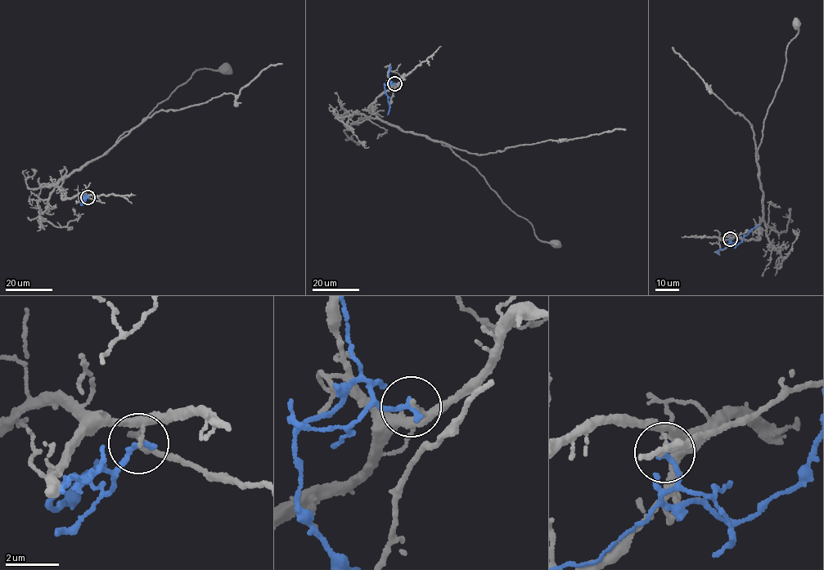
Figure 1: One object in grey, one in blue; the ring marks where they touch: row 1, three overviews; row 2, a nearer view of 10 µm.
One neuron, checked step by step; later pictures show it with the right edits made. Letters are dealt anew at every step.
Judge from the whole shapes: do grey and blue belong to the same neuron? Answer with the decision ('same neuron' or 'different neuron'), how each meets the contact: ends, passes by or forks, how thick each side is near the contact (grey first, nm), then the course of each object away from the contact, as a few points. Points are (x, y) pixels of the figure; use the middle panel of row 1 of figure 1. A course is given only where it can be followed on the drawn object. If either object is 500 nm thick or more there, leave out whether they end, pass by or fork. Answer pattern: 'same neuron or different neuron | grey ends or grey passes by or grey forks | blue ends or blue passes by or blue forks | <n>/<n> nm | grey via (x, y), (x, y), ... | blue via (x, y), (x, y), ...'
different neuron | grey passes by | blue ends | 90/240 nm | grey via (394, 83), (369, 105), (375, 115), (447, 146), (530, 222), (541, 240), (556, 242) | blue via (394, 83), (389, 81), (384, 86), (389, 105), (387, 114)

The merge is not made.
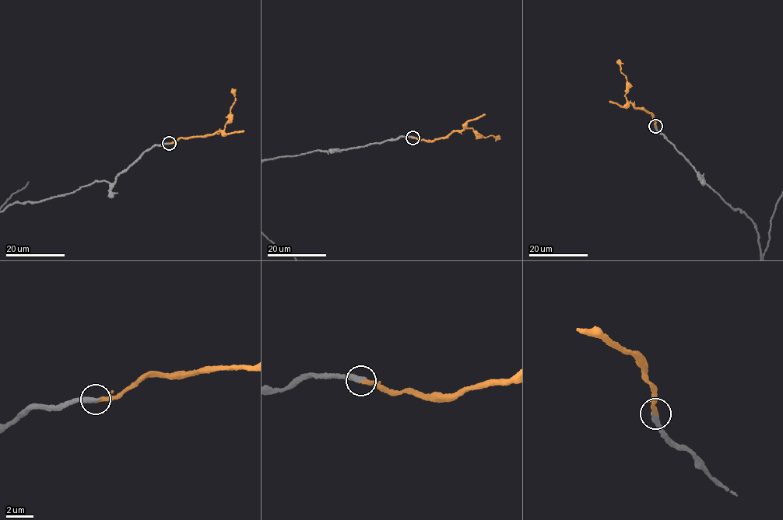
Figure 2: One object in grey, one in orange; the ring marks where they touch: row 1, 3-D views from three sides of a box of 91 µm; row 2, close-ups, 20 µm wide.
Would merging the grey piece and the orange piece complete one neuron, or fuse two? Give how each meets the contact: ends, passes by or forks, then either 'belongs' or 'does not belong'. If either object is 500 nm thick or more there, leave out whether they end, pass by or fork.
grey ends there; orange ends there; belongs

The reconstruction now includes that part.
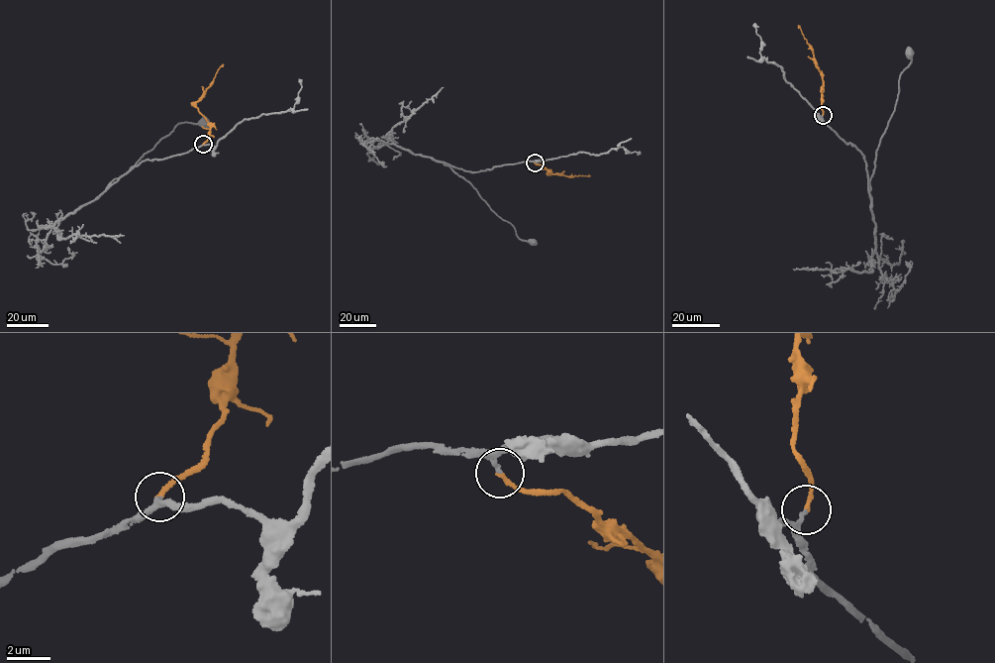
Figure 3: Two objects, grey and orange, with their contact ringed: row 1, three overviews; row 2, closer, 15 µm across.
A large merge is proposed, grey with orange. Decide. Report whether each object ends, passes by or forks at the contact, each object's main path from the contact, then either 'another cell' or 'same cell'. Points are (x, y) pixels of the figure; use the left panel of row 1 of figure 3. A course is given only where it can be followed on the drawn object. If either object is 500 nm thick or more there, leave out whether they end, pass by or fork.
grey passes by | orange ends | grey via (203, 144), (172, 157), (141, 162), (106, 188), (179, 124), (203, 122) | orange via (203, 144), (209, 137), (210, 124), (196, 104), (223, 64) | same cell

